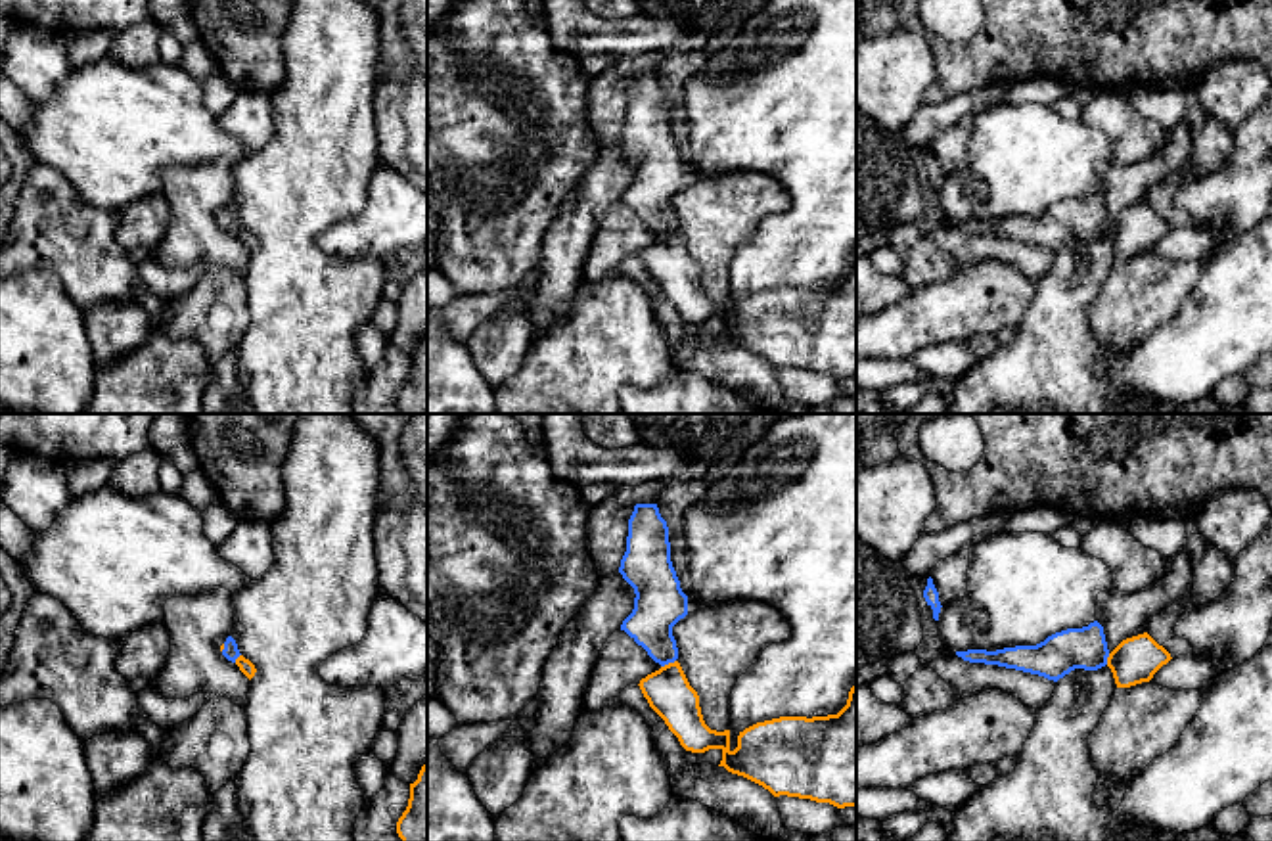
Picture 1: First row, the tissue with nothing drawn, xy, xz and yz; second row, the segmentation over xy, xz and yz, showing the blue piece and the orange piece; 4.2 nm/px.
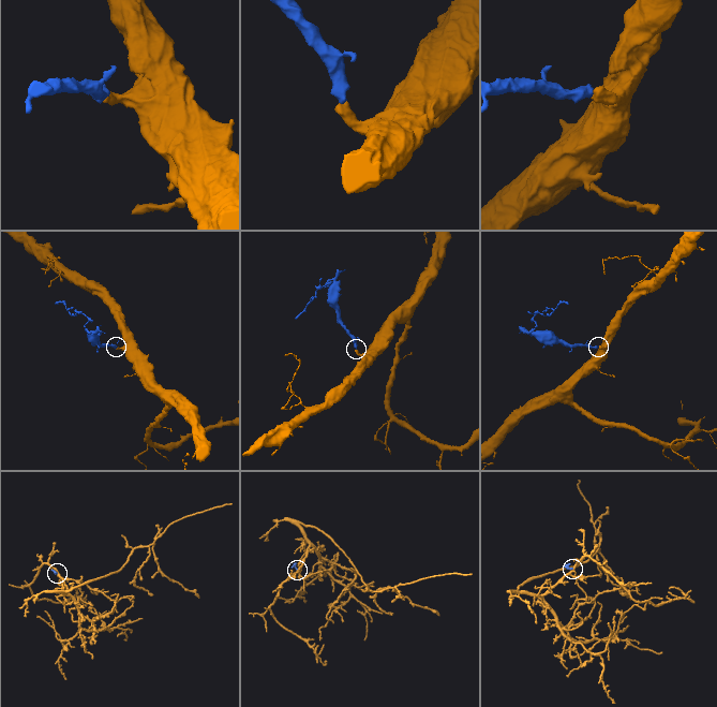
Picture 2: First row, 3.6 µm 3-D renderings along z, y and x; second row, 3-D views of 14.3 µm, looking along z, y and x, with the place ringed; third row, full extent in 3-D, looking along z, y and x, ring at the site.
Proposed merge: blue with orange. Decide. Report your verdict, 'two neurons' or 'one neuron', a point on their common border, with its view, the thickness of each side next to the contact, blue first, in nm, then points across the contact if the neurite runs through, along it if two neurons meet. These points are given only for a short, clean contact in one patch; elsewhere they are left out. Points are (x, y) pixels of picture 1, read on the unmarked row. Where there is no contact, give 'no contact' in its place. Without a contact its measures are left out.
one neuron; meets blue in xz at (667, 234); 200 nm thick on the blue side, 190 nm on the other; runs through xz (658, 177), (658, 211), (667, 234), (667, 261)

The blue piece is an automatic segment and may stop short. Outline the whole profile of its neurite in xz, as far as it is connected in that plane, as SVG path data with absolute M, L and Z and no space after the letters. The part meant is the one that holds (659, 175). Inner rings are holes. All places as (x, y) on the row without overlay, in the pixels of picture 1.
M657 75L634 77L619 144L636 165L621 201L661 236L638 257L686 322L720 320L718 337L774 368L856 377L856 255L837 285L757 293L739 303L732 322L730 301L716 303L705 295L699 266L676 232L672 197L688 186L688 167L672 138L669 98Z

